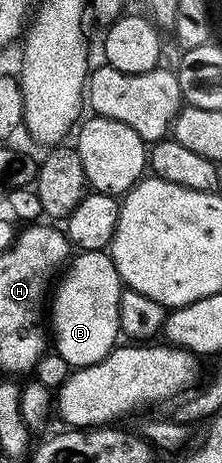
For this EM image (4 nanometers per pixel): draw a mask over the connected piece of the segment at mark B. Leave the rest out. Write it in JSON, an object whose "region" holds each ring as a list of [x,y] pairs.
{"region":[[[81,251],[71,259],[57,285],[50,312],[56,352],[71,368],[91,366],[108,358],[120,336],[119,300],[123,289],[118,269],[109,253]]]}

